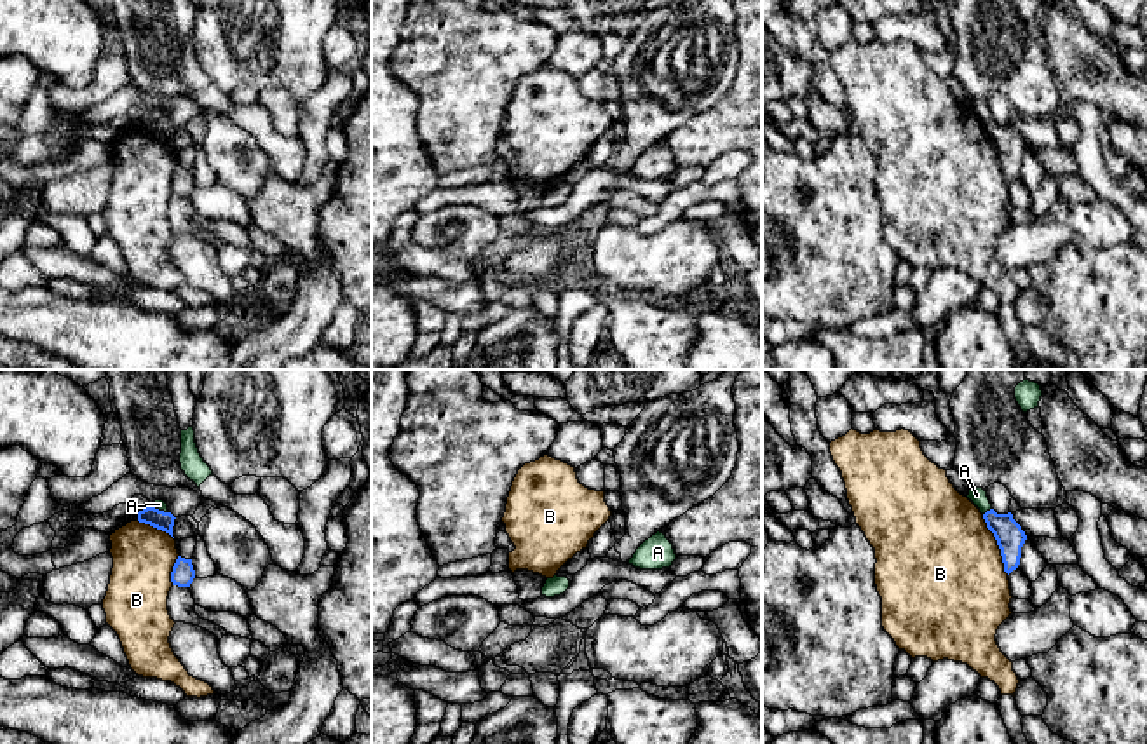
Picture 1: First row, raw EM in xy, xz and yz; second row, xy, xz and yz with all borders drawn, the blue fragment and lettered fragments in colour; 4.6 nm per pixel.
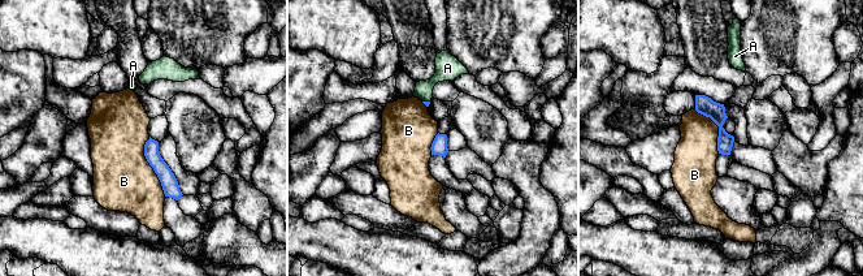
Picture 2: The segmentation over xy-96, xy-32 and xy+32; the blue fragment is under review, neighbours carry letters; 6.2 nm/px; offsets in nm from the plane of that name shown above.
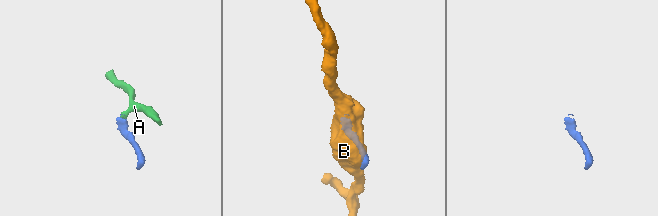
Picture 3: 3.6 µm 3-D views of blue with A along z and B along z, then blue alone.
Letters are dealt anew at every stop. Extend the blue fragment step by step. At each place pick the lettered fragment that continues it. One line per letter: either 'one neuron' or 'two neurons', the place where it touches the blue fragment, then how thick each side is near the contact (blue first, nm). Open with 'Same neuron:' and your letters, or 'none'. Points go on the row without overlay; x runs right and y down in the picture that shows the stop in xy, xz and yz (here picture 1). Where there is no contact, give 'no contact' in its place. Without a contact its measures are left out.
Same neuron: A
A: one neuron; contact yz (987, 121); calibres 130 and 80 nm
B: two neurons; contact yz (997, 154); calibres 130 and 500 nm

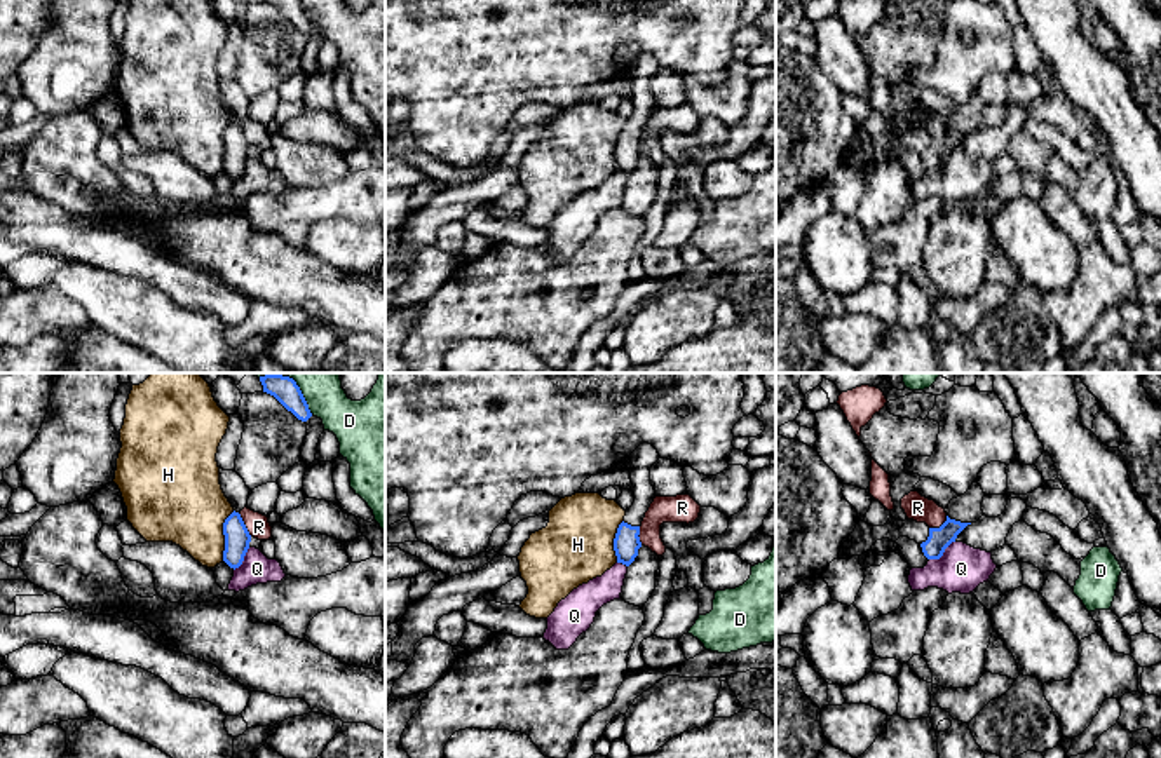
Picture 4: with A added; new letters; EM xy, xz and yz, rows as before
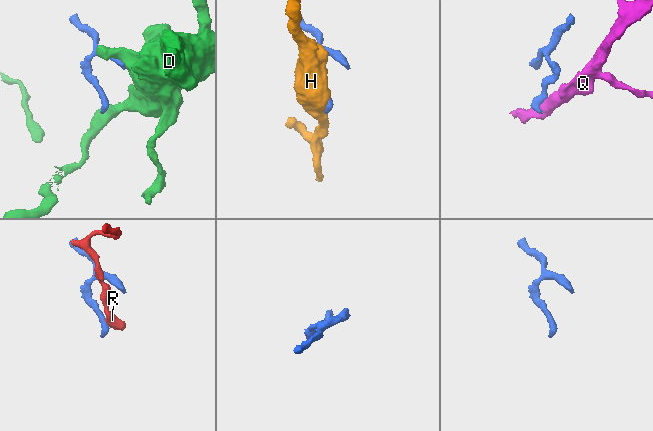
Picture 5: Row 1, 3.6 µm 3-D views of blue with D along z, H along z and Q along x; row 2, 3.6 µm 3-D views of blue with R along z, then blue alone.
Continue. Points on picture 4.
Same neuron: none
D: two neurons; contact xy (305, 13); calibres 100 and 200 nm
H: two neurons; contact xy (224, 143); calibres 120 and 380 nm
Q: two neurons; contact yz (942, 164); calibres 100 and 220 nm
R: two neurons; contact xy (244, 135); calibres 120 and 110 nm

